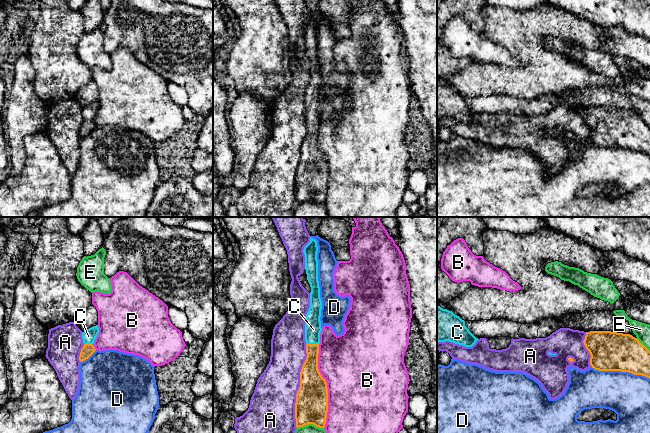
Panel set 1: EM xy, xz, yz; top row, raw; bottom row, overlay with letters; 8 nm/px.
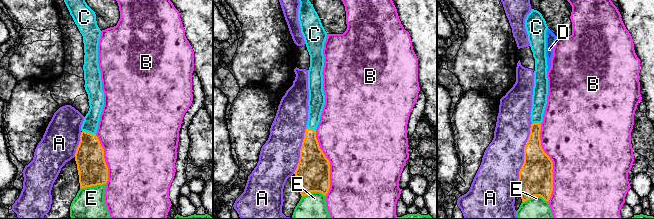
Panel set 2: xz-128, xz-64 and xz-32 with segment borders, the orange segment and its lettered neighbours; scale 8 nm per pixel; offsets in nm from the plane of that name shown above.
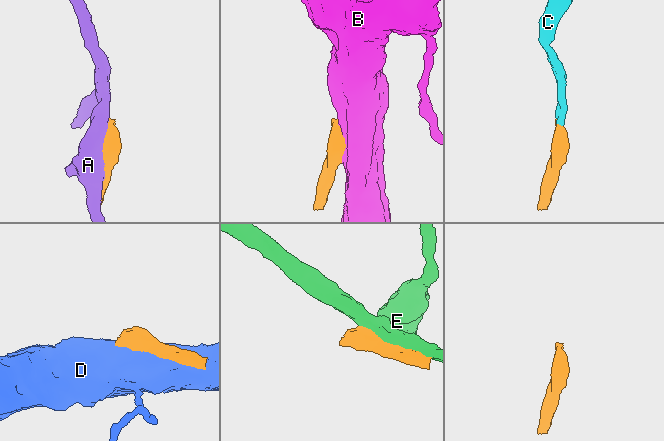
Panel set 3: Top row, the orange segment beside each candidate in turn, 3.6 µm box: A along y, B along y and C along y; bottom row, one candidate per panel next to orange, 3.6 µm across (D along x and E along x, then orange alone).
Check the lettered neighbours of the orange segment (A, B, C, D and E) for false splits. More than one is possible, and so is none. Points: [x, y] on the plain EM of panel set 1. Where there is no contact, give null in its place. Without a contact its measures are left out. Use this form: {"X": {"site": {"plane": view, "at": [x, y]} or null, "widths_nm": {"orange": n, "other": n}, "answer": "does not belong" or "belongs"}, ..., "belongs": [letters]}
{"A": {"site": {"plane": "xz", "at": [300, 162]}, "widths_nm": {"orange": 260, "other": 360}, "answer": "does not belong"}, "B": {"site": {"plane": "xz", "at": [326, 162]}, "widths_nm": {"orange": 260, "other": 480}, "answer": "does not belong"}, "C": {"site": {"plane": "xz", "at": [312, 120]}, "widths_nm": {"orange": 160, "other": 130}, "answer": "belongs"}, "D": {"site": {"plane": "yz", "at": [621, 147]}, "widths_nm": {"orange": 320, "other": 340}, "answer": "does not belong"}, "E": {"site": {"plane": "yz", "at": [643, 121]}, "widths_nm": {"orange": 320, "other": 130}, "answer": "does not belong"}, "belongs": ["C"]}

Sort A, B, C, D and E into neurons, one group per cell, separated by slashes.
A / B / C / D / E

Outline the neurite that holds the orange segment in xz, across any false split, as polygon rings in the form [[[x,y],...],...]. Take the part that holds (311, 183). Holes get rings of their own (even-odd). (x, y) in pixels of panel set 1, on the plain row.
[[[310,13],[310,18],[304,23],[305,31],[305,46],[307,56],[311,63],[310,68],[310,84],[306,90],[305,97],[305,117],[307,133],[300,148],[300,163],[296,170],[295,179],[295,195],[296,203],[303,203],[308,200],[313,200],[316,203],[324,204],[326,200],[328,188],[328,164],[326,156],[322,153],[318,145],[318,130],[320,120],[321,104],[321,85],[322,77],[320,74],[320,63],[318,57],[318,36],[317,17]]]

